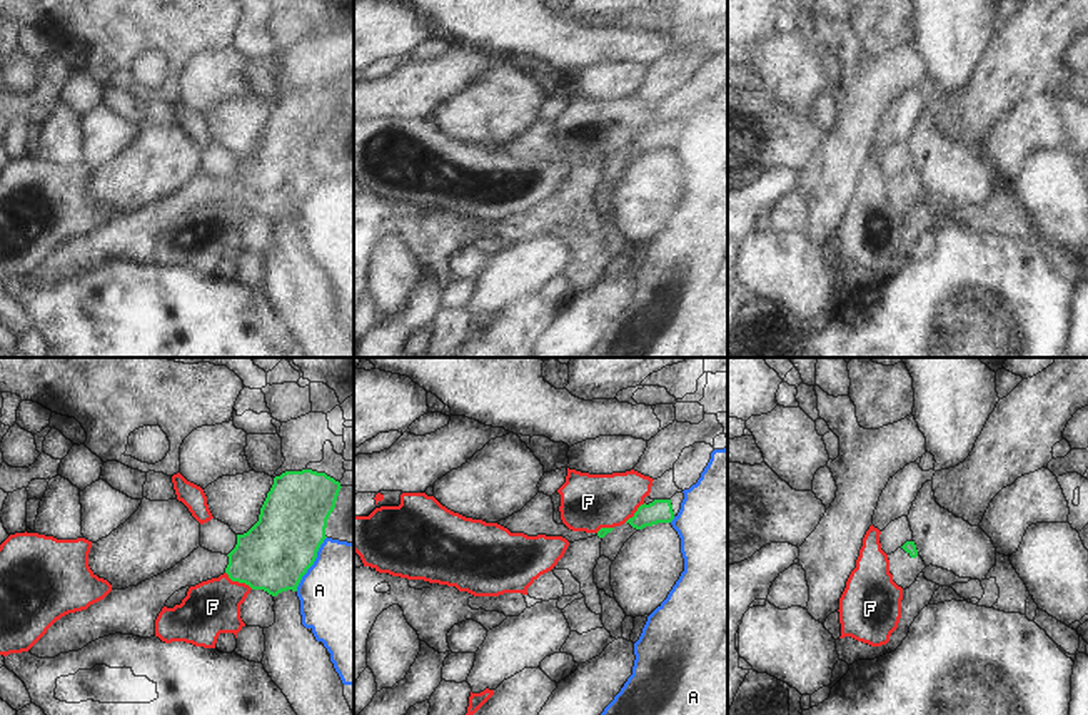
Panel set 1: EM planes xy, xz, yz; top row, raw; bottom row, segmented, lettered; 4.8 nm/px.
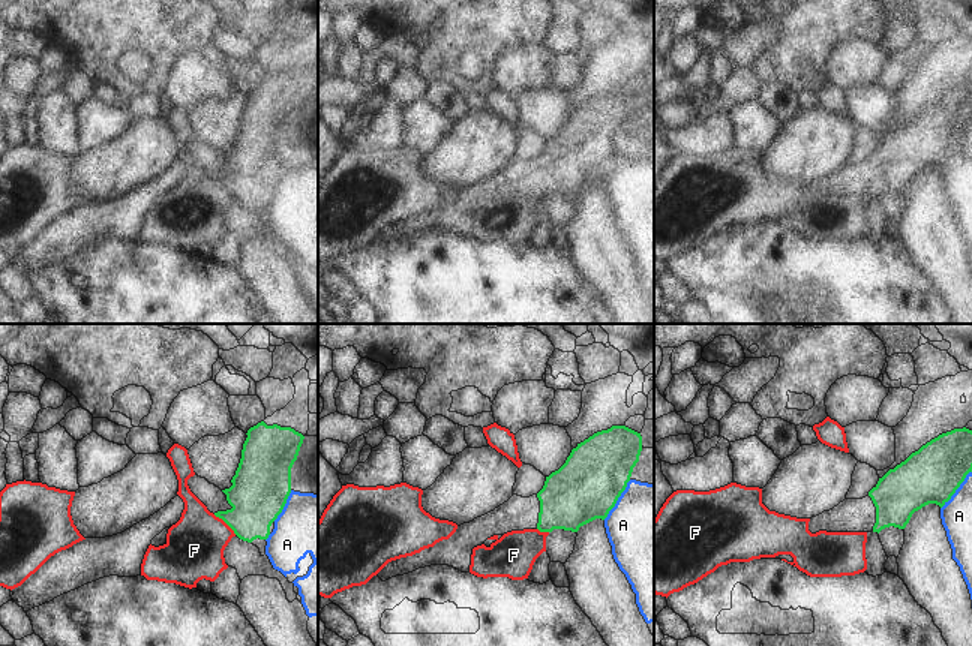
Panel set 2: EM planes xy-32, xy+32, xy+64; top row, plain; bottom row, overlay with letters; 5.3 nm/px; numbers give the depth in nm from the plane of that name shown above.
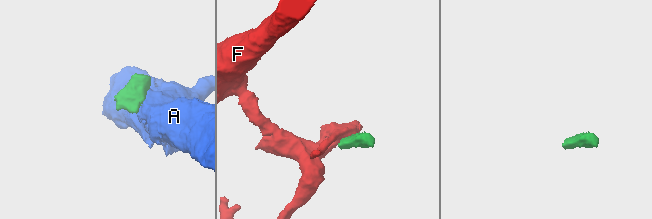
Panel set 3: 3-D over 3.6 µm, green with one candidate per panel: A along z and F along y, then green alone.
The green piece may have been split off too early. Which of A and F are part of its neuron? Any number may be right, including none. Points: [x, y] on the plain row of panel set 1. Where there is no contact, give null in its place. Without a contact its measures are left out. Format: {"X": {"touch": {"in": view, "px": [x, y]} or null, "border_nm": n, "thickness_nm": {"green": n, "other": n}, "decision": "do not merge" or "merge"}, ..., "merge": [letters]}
{"A": {"touch": {"in": "xy", "px": [312, 189]}, "border_nm": 300, "thickness_nm": {"green": 340, "other": 500}, "decision": "do not merge"}, "F": {"touch": {"in": "xy", "px": [239, 207]}, "border_nm": 160, "thickness_nm": {"green": 340, "other": 260}, "decision": "do not merge"}, "merge": []}

